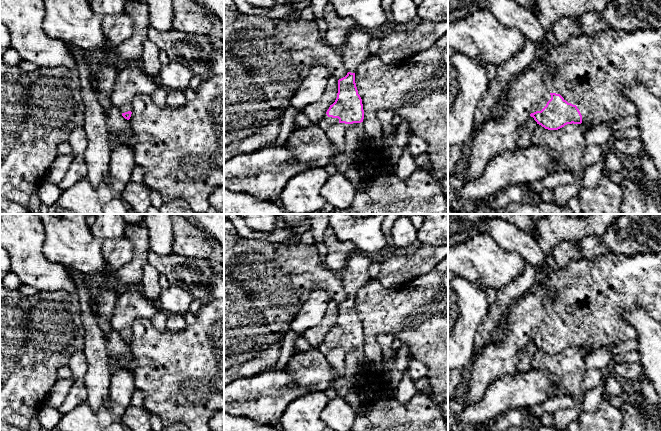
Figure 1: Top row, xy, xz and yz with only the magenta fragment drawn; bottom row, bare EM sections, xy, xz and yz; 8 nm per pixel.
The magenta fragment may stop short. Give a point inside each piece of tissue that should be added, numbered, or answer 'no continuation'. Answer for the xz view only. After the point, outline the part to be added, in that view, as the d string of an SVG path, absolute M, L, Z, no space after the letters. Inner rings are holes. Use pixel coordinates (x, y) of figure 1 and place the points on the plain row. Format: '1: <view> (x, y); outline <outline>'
1: xz (378, 411); outline M342 347L346 353L344 372L340 375L334 370L337 375L331 383L339 397L345 398L353 392L361 400L360 406L355 409L356 419L350 431L448 431L448 418L431 395L417 392L406 403L391 398L389 394L394 390L382 382L382 373L371 372L362 347Z

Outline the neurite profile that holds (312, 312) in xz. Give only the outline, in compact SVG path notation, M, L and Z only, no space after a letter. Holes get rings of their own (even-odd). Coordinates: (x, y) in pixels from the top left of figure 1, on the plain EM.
M316 289L290 323L291 331L301 335L310 327L318 325L326 313L330 300L323 289Z

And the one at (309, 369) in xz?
M311 347L308 351L297 351L284 371L294 379L290 388L312 388L320 392L331 387L337 375L327 362L324 352L317 347Z

